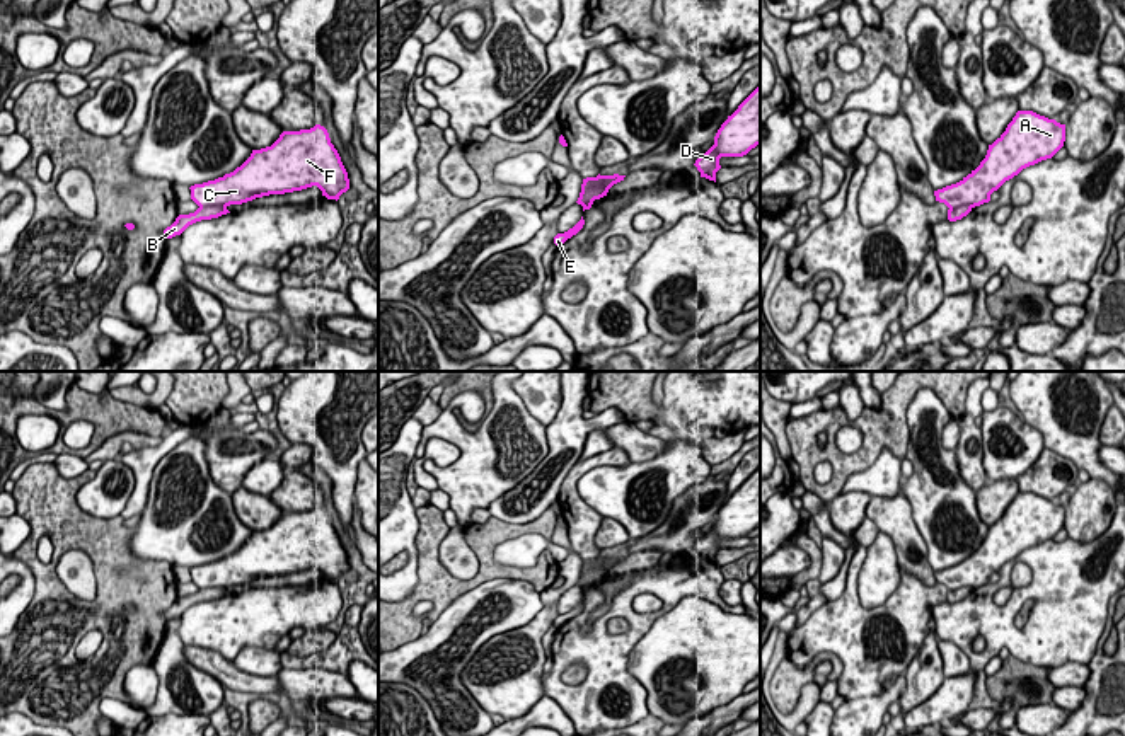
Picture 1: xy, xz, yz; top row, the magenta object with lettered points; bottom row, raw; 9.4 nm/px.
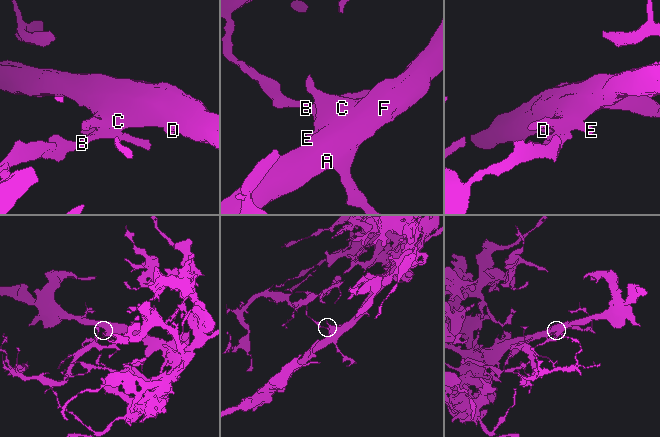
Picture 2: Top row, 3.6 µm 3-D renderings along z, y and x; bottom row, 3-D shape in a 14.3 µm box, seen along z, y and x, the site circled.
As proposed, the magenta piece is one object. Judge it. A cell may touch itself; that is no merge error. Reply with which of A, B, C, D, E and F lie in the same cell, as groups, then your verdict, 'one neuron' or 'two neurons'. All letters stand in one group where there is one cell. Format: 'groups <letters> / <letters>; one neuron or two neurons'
groups A B C D E F; one neuron

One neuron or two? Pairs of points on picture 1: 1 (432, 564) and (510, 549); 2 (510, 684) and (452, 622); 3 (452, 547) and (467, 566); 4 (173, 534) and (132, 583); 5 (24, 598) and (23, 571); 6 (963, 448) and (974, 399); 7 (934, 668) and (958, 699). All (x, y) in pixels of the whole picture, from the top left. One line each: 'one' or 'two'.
1: two
2: two
3: one
4: two
5: one
6: one
7: two

